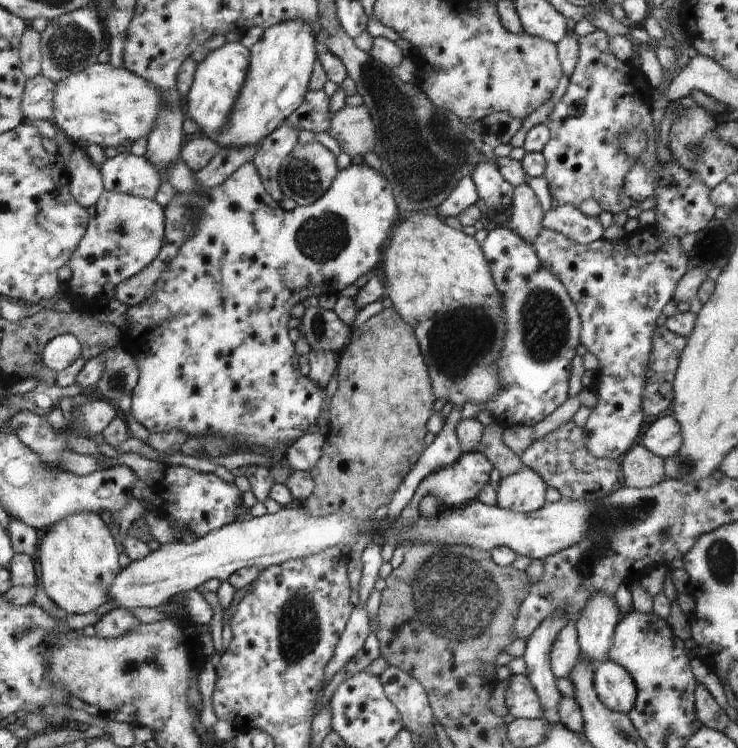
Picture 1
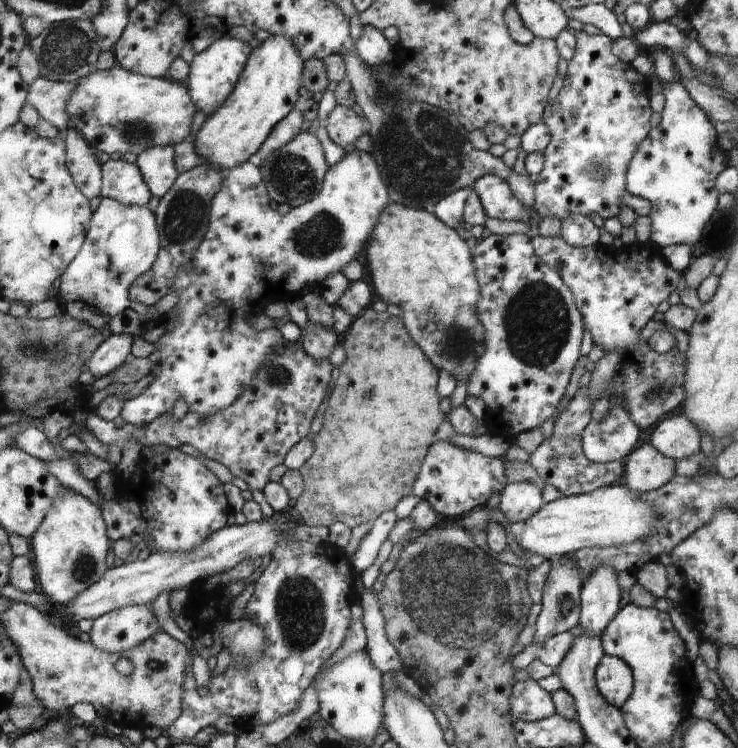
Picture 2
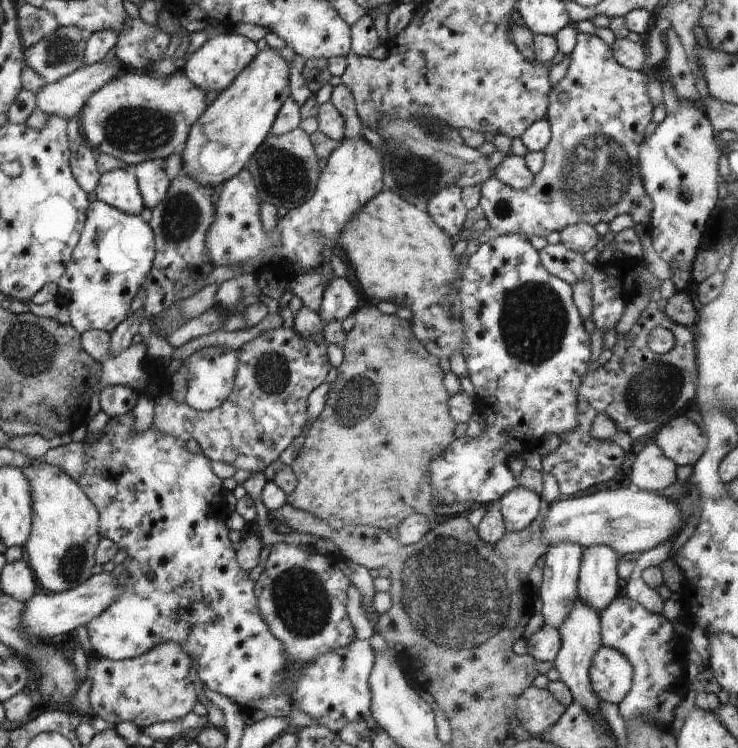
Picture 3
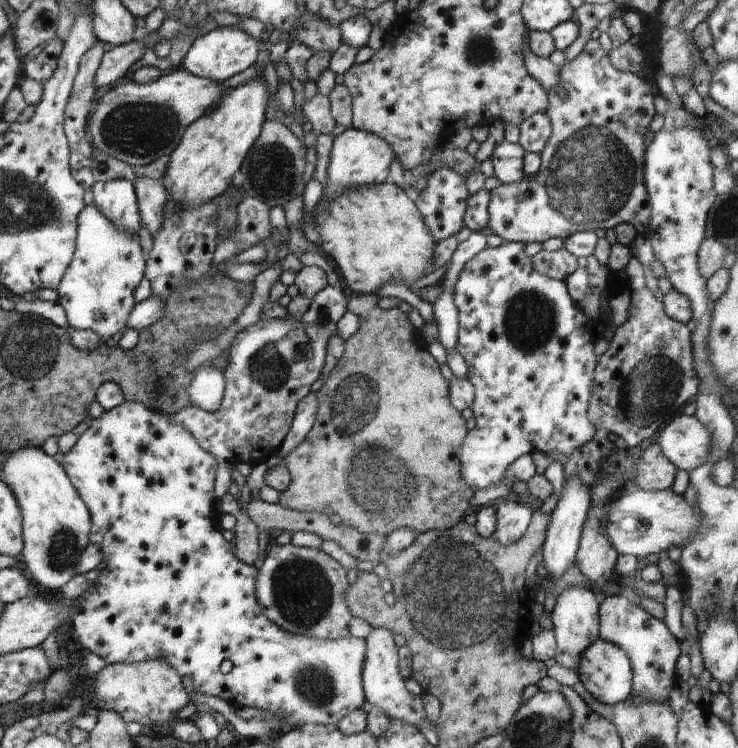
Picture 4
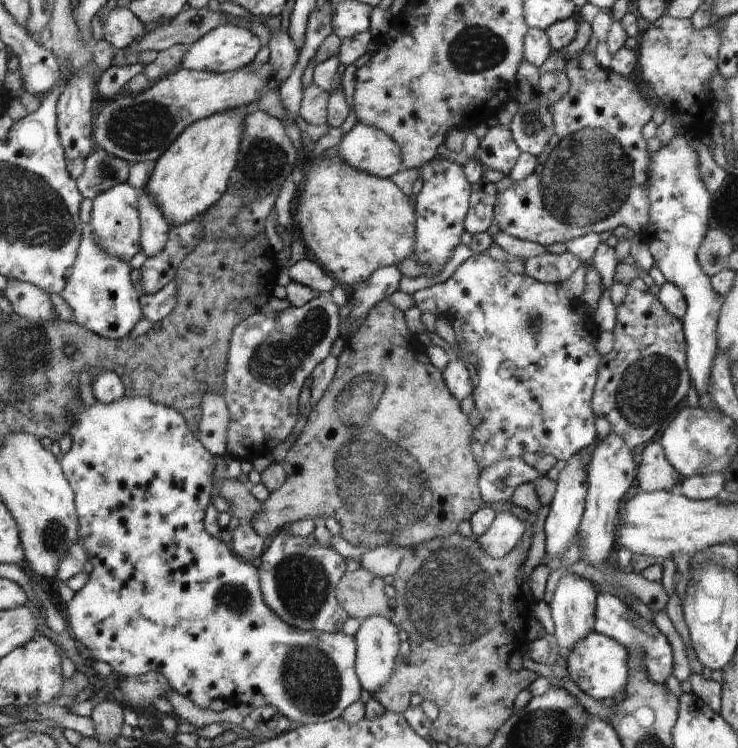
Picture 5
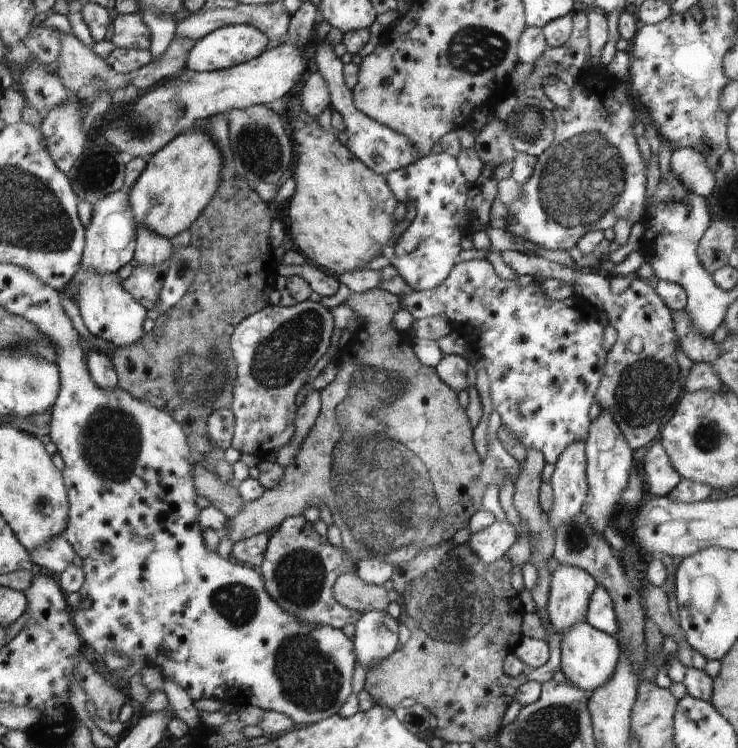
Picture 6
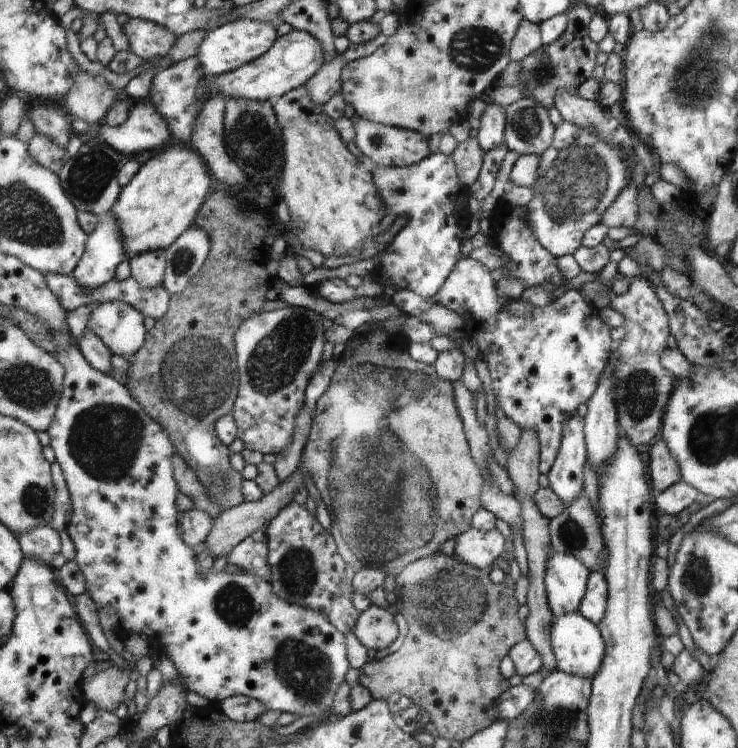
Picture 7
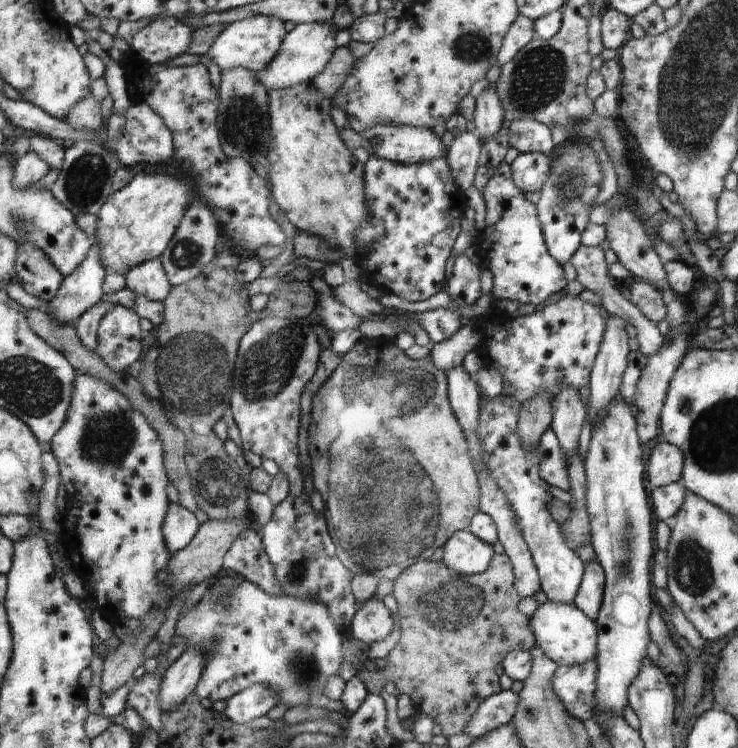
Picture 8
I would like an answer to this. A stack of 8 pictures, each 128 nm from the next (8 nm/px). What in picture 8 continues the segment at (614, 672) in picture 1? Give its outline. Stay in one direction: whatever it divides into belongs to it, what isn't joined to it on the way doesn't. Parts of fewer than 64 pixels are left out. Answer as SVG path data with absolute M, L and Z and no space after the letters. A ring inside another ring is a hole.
M547 600L535 610L530 618L536 644L558 667L584 665L586 661L592 661L598 656L598 626L573 602L564 604Z

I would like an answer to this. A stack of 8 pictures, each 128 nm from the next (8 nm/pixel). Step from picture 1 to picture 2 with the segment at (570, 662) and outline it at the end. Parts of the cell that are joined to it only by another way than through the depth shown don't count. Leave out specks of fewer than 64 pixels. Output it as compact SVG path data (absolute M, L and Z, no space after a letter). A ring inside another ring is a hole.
M564 631L547 638L542 644L530 643L513 658L514 665L517 669L528 667L533 660L540 660L554 668L558 669L564 662L568 652L574 646L575 636L571 631Z

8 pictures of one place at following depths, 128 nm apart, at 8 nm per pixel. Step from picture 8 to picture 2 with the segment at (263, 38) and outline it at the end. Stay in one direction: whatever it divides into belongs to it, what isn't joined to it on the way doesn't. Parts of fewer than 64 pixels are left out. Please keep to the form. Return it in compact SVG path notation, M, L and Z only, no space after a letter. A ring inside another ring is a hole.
M222 37L215 40L206 50L195 54L189 64L185 85L198 111L203 110L207 116L210 116L230 96L234 85L240 80L240 74L247 64L253 44L235 38Z

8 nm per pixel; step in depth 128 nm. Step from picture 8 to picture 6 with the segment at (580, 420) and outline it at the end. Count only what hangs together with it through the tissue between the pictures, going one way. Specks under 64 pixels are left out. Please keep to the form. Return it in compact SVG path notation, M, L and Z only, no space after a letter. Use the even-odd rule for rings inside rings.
M576 441L555 462L549 485L553 488L550 524L556 528L572 520L580 511L588 492L585 444Z

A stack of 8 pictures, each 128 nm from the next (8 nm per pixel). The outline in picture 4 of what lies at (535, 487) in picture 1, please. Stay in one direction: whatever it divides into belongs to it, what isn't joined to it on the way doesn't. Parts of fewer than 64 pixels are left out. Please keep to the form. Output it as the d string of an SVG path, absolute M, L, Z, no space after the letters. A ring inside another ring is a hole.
M505 499L496 507L497 523L491 537L504 547L514 544L527 532L534 512L529 509L528 504L518 500L508 502Z

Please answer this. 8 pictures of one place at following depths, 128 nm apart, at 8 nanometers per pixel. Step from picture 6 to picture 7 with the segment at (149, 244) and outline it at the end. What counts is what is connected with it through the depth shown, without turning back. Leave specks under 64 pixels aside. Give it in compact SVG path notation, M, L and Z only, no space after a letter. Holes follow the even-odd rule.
M153 250L130 259L131 276L145 289L163 287L166 276L166 258L164 250Z

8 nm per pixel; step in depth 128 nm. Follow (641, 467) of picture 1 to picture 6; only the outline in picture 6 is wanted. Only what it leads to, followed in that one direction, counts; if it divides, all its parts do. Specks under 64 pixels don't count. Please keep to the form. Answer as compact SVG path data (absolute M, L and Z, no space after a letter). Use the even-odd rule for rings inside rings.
M656 442L655 445L650 446L641 465L648 494L652 496L668 496L682 480L682 476L664 450L663 443Z

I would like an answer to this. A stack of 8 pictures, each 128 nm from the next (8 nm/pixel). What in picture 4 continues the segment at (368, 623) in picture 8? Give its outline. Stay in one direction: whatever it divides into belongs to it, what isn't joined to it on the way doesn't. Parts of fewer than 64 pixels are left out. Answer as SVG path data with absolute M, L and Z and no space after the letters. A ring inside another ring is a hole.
M372 627L366 636L366 660L363 666L363 689L368 702L374 706L384 709L389 717L396 720L403 720L414 725L416 728L422 721L422 700L420 696L414 695L406 690L404 680L400 678L398 668L398 648L394 644L392 631L384 627Z

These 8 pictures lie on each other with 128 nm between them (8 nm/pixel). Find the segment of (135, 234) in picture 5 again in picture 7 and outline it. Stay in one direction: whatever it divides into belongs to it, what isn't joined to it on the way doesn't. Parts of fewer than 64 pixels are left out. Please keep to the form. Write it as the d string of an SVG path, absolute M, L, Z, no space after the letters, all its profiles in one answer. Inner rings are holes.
M108 211L88 237L87 252L75 266L72 276L82 289L95 289L114 278L114 271L124 259L125 253L118 220Z

